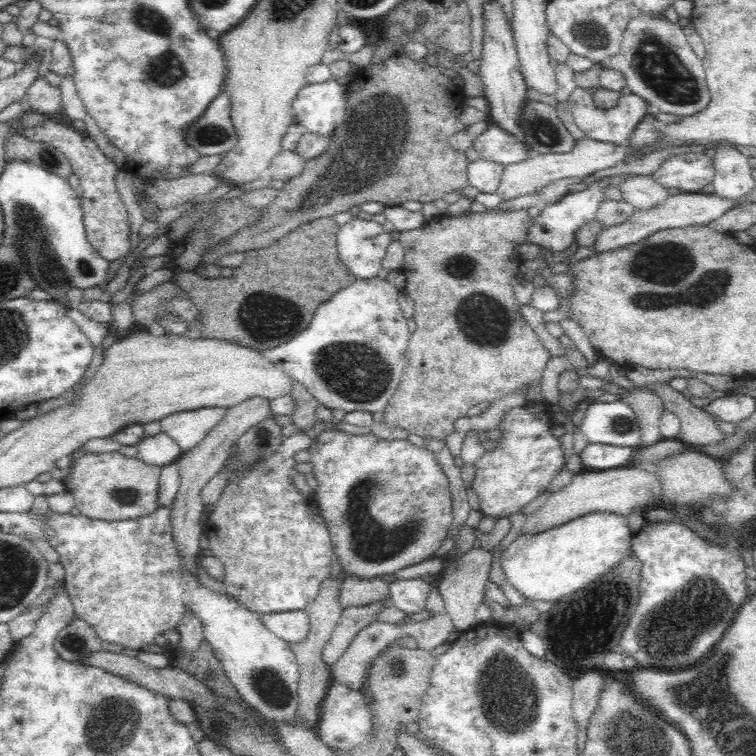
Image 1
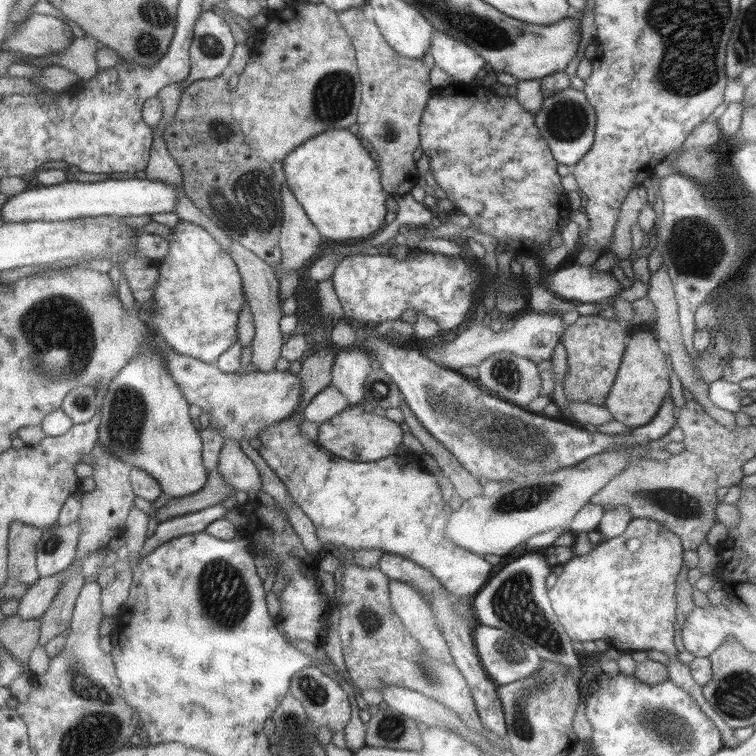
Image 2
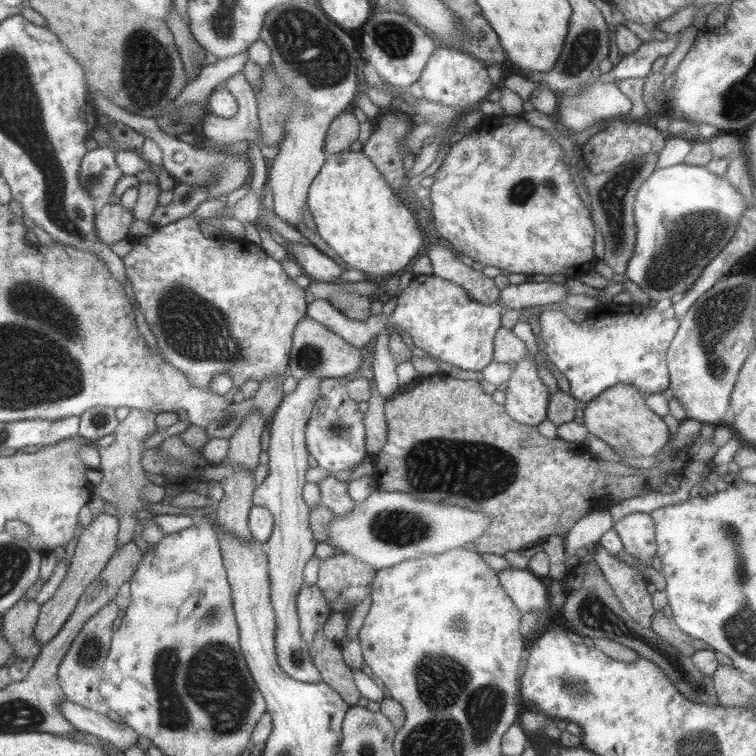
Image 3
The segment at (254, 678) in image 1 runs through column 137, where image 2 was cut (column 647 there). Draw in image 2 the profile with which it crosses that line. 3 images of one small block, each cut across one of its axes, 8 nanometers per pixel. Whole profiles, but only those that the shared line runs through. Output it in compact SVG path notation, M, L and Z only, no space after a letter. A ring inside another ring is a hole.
M633 518L627 529L616 538L601 540L590 553L574 556L563 565L563 571L556 584L548 590L552 608L560 624L572 641L586 642L603 640L619 651L659 650L670 658L669 679L687 692L700 708L711 718L721 732L724 747L741 744L734 737L734 730L720 718L703 695L703 686L698 685L692 676L690 665L678 661L678 648L675 646L676 624L676 579L684 566L682 542L672 530L652 518Z

